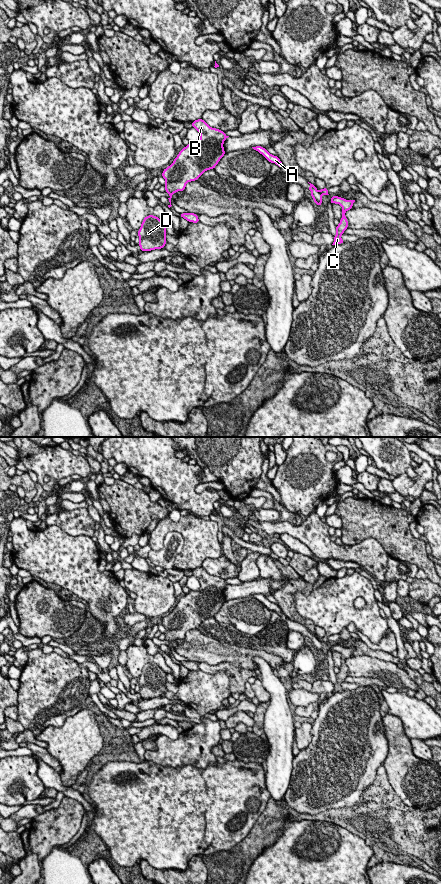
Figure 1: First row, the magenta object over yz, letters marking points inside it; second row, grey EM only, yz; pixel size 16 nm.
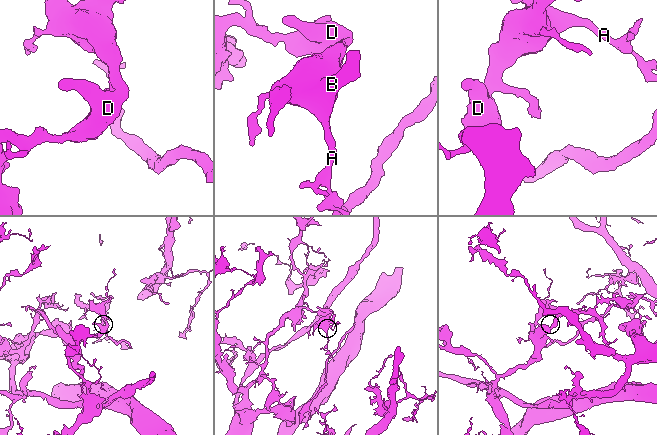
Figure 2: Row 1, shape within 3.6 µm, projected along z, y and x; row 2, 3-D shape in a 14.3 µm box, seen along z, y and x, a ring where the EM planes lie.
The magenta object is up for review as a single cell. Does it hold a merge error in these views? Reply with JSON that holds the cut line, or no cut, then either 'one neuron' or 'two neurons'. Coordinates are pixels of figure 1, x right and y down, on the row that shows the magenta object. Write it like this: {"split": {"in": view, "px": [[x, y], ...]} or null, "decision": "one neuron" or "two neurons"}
{"split": {"in": "yz", "px": [[310, 185], [316, 190]]}, "decision": "two neurons"}

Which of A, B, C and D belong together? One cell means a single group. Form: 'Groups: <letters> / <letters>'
Groups: A B D / C

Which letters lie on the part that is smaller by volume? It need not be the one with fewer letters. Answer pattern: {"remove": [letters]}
{"remove": ["C"]}

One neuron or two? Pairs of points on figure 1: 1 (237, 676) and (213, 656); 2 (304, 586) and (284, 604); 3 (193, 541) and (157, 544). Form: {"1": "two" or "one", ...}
{"1": "two", "2": "one", "3": "one"}

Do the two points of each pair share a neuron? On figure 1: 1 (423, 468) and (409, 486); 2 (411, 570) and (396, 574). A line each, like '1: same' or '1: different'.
1: same
2: same

